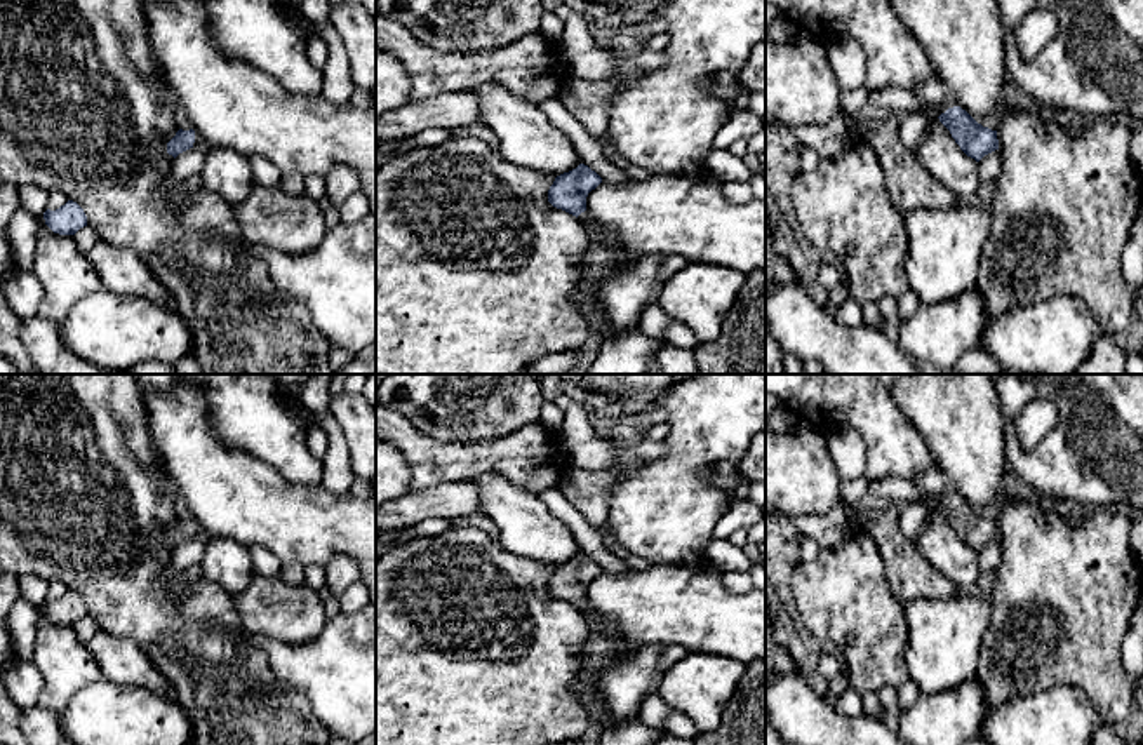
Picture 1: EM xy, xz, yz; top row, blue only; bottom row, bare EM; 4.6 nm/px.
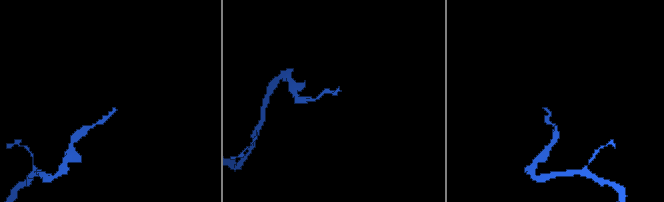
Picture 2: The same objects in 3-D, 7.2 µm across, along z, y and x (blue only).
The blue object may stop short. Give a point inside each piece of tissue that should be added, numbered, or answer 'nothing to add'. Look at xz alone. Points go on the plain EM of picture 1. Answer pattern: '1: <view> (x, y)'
1: xz (601, 625)

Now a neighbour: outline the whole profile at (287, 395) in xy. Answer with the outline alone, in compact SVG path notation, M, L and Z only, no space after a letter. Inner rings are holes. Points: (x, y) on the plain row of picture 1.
M280 383L278 385L278 397L289 411L292 411L292 413L301 413L303 411L303 404L297 399L297 390Z

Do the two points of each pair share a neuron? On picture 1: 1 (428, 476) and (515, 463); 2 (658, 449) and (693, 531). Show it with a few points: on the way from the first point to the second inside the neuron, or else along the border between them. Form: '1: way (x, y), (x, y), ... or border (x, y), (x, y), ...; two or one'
1: way (449, 462), (494, 460); one
2: border (665, 441), (665, 453), (644, 463); two

